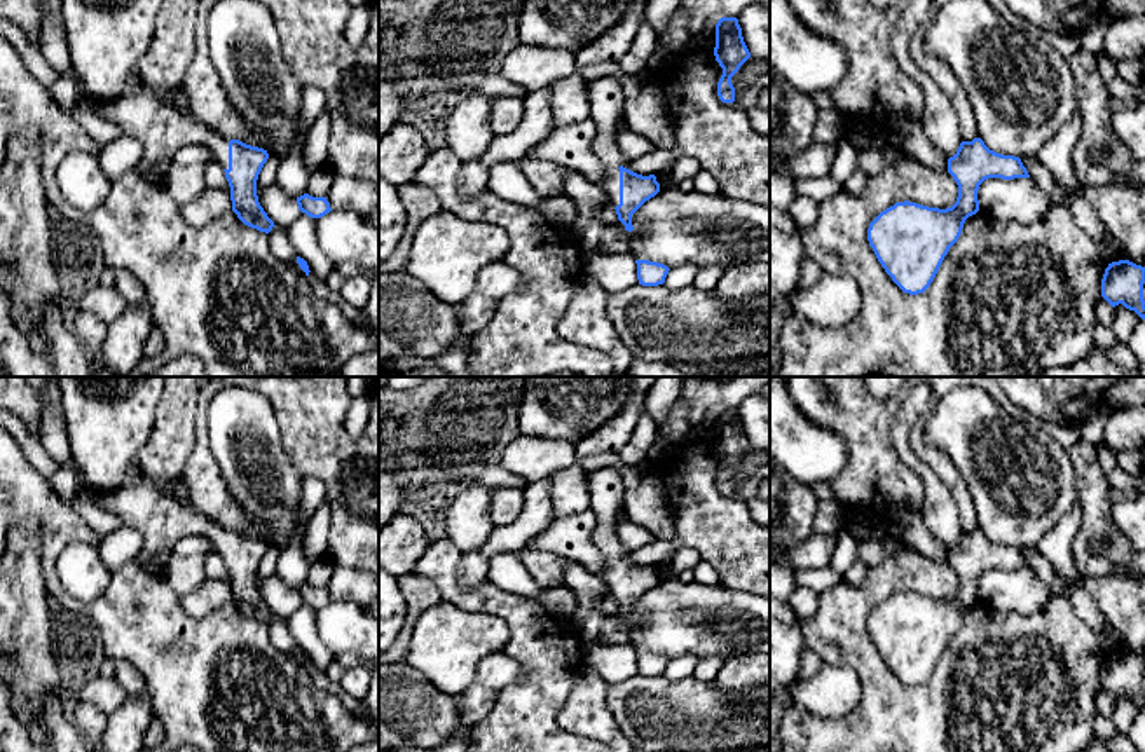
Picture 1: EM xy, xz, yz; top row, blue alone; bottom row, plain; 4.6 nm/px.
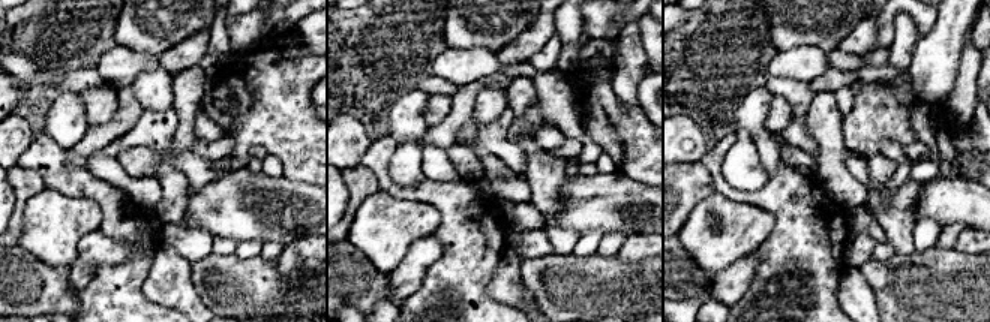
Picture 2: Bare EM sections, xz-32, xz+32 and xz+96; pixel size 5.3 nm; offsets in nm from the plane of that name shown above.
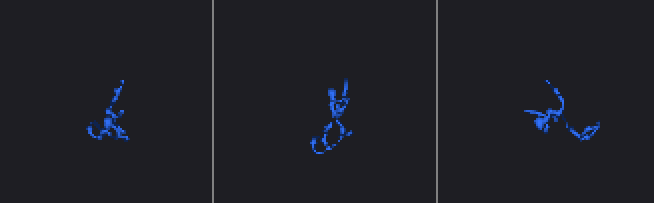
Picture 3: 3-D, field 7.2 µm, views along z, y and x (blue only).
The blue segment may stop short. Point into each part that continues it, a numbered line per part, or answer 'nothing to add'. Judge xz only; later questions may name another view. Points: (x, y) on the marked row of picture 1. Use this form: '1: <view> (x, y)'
1: xz (611, 177)

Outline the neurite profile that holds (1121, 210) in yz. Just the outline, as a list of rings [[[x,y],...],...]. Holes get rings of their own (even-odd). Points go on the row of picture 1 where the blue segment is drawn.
[[[1082,187],[1068,197],[1082,195],[1103,227],[1119,241],[1126,260],[1145,267],[1145,187]]]

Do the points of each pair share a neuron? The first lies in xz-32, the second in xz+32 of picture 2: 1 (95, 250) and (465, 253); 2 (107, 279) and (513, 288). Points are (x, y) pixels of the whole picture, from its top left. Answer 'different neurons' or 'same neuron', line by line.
1: different neurons
2: different neurons

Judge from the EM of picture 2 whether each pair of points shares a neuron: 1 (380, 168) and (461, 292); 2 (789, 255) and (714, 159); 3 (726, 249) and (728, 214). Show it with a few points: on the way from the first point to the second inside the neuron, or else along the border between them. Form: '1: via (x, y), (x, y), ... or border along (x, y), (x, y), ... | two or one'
1: via (413, 192), (432, 192), (461, 220), (461, 253) | one
2: via (789, 223), (767, 198), (740, 196), (729, 190) | one
3: via (726, 240), (728, 223) | one

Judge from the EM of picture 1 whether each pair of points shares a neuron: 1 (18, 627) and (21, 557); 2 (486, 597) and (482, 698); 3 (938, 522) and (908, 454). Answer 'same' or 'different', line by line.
1: same
2: different
3: same

